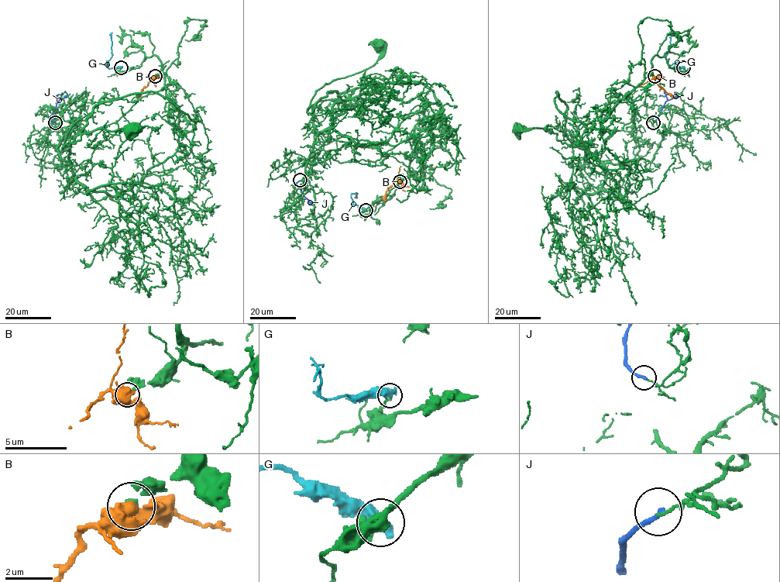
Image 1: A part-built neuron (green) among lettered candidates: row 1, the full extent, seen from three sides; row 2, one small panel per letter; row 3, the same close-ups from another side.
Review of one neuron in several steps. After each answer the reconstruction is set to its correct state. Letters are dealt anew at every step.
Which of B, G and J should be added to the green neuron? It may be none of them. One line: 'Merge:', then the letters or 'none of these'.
Merge: B

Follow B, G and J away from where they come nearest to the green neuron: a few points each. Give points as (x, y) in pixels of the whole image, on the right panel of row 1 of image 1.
B: (654, 76), (658, 86), (675, 98)
G: (683, 67), (678, 68), (673, 63), (669, 65), (667, 63), (665, 58), (671, 45), (671, 32)
J: (654, 122), (664, 103), (676, 95), (674, 93)

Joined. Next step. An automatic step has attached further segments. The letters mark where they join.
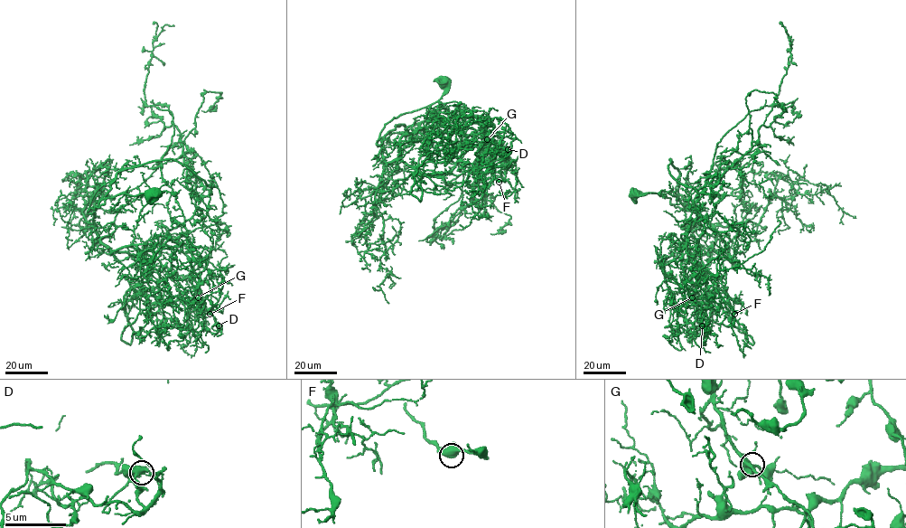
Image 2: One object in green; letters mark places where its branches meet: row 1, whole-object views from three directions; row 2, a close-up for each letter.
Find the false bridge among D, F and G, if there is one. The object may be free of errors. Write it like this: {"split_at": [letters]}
{"split_at": ["D"]}

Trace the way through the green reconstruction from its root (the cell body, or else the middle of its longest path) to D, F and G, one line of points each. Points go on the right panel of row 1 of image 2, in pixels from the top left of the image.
D: (633, 193), (665, 194), (713, 229), (706, 252), (678, 244), (687, 245), (681, 268), (702, 306), (702, 325)
F: (633, 193), (665, 194), (710, 224), (715, 242), (707, 251), (678, 244), (687, 245), (682, 254), (734, 314)
G: (633, 193), (665, 194), (713, 229), (706, 252), (678, 244), (687, 245), (681, 268), (692, 296)

